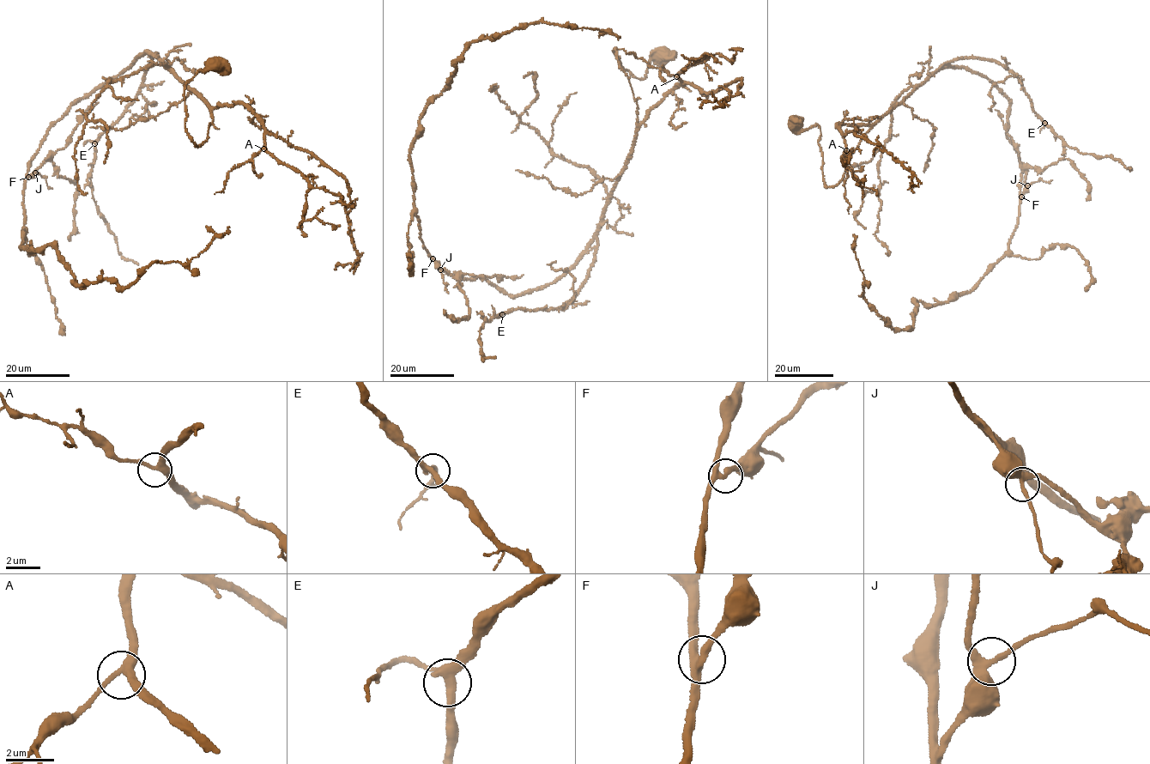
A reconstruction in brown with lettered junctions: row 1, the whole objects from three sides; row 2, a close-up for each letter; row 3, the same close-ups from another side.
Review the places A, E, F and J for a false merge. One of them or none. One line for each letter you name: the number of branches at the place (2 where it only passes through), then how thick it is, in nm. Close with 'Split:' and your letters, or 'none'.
Split: none

